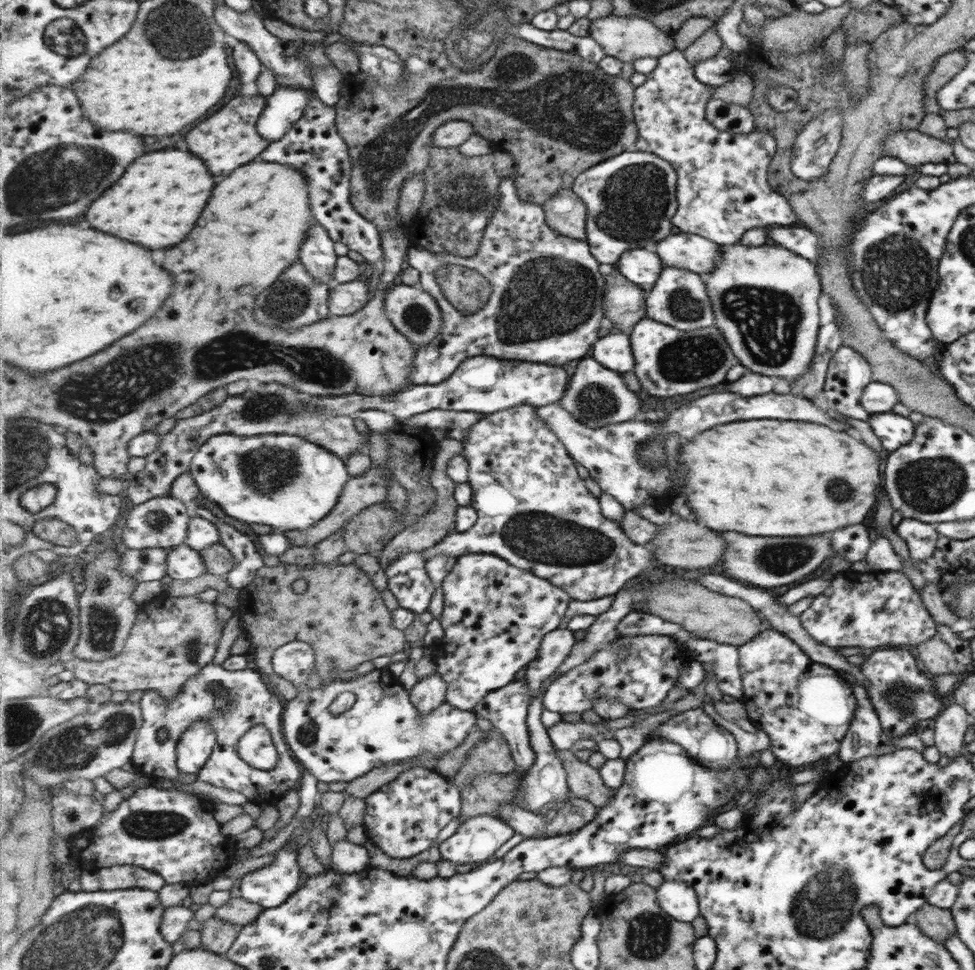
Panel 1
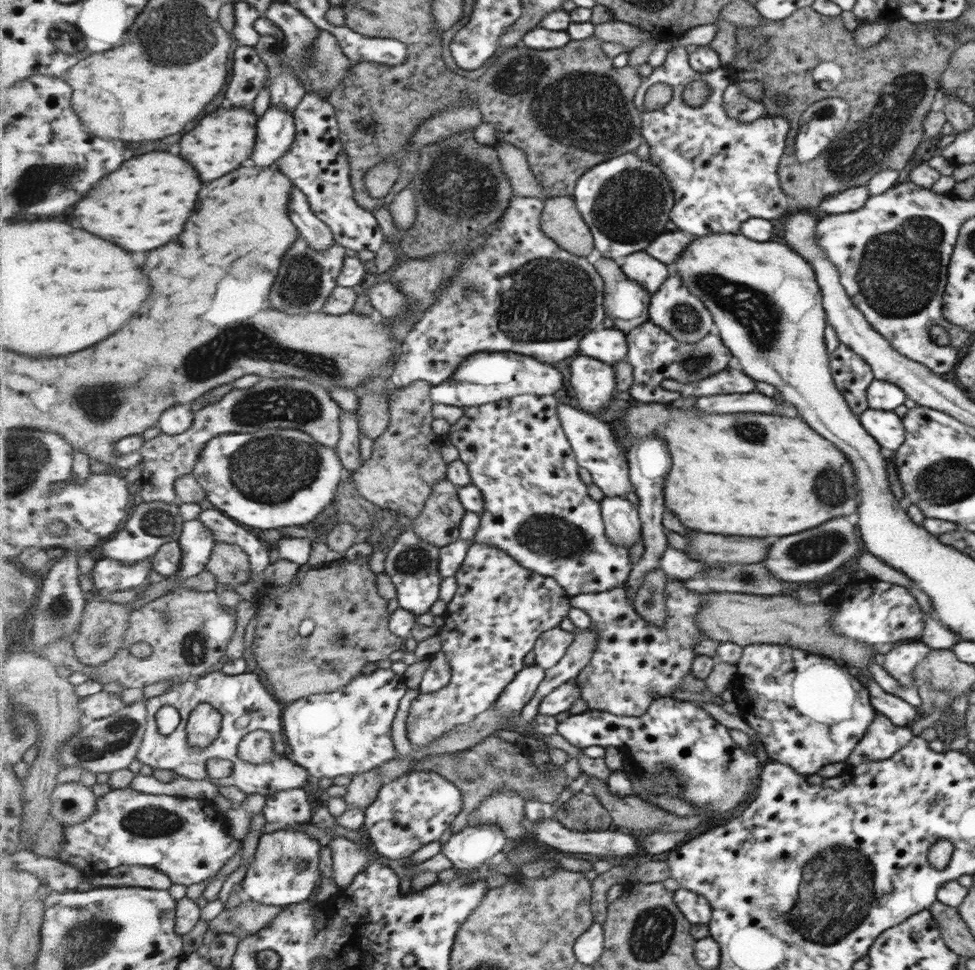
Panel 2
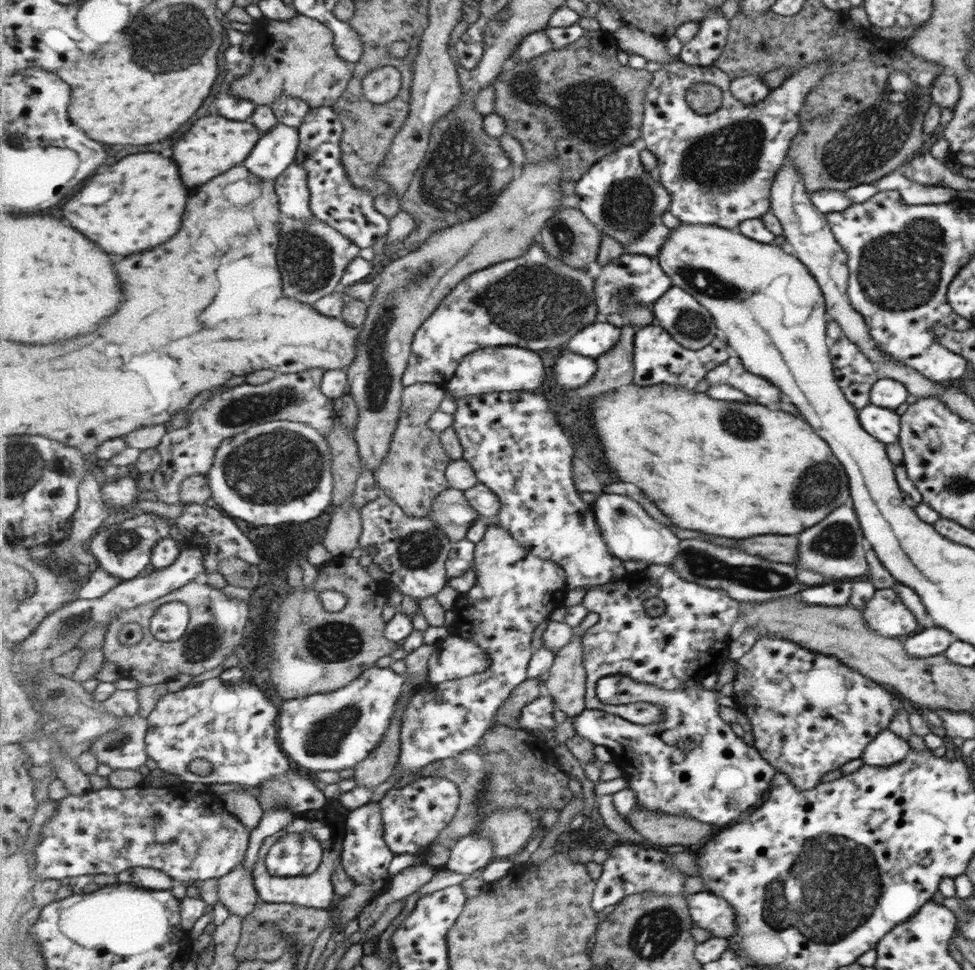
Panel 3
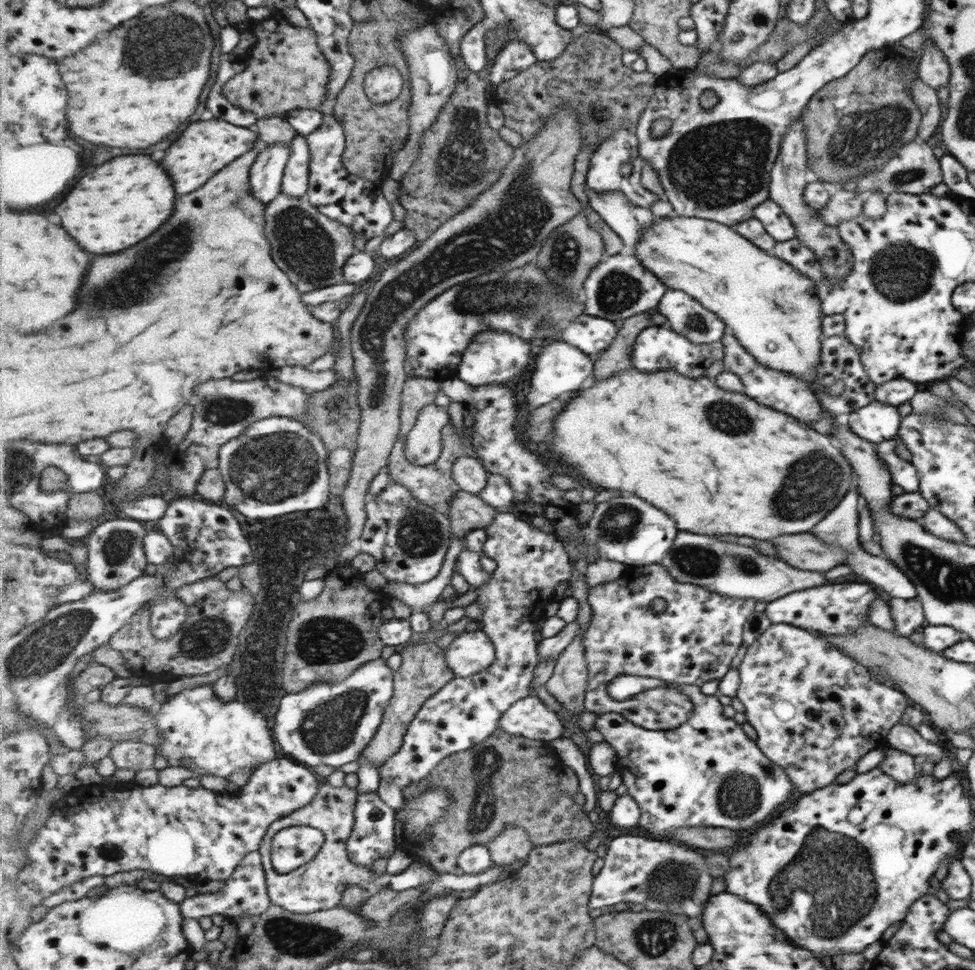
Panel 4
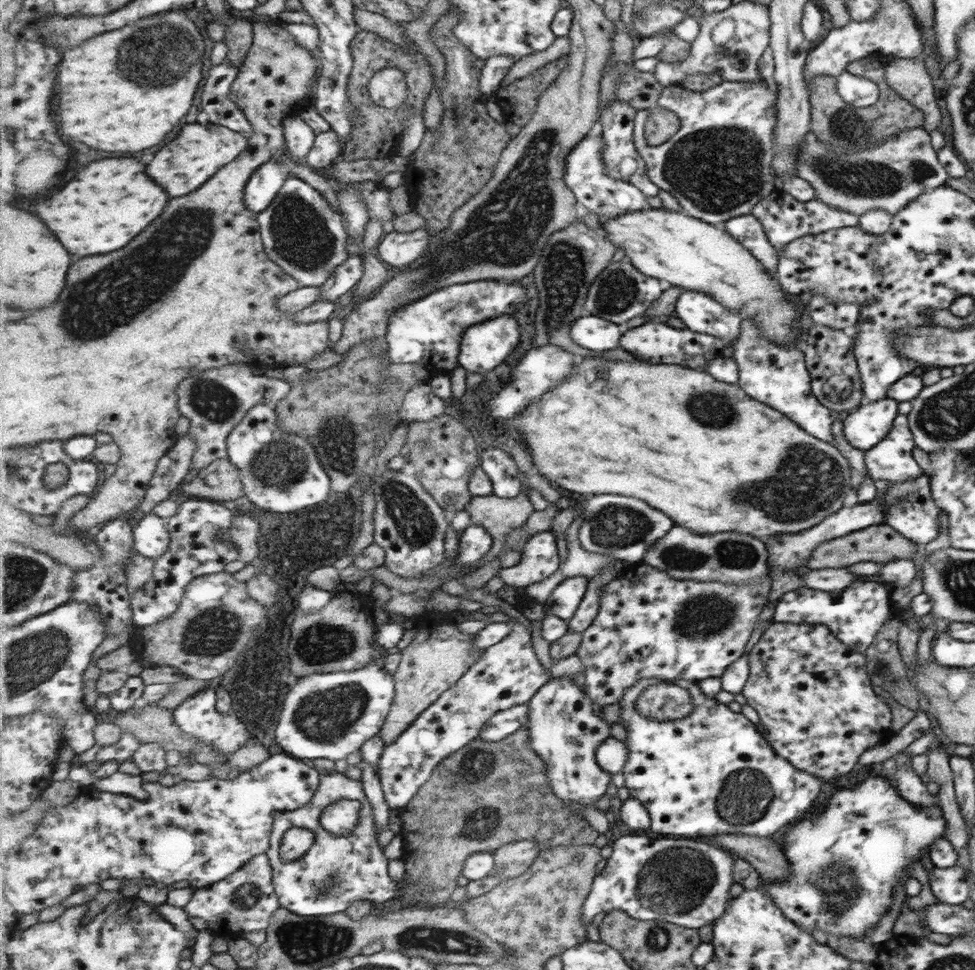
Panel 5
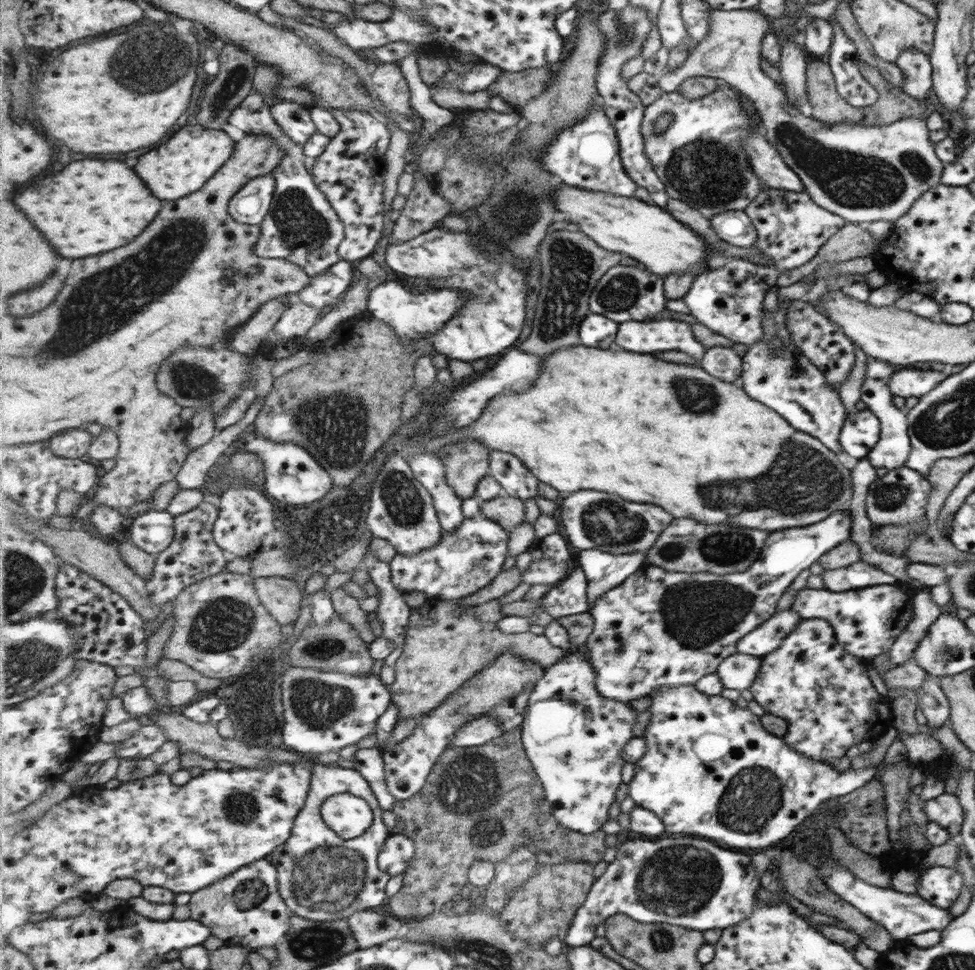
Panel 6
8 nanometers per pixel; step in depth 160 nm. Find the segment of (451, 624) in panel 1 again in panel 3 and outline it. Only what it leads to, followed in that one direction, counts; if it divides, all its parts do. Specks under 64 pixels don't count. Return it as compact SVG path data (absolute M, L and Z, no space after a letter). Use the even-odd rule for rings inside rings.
M489 522L485 537L475 546L472 568L476 570L477 582L464 596L459 595L455 600L450 615L457 614L457 620L453 622L455 626L450 626L450 634L476 642L488 654L490 665L485 672L431 685L411 696L402 720L402 753L397 766L402 770L402 776L405 773L421 771L435 761L453 758L484 742L485 736L495 724L497 712L515 688L529 679L528 666L534 655L531 646L533 632L543 622L547 620L550 622L551 614L559 606L566 606L568 574L564 567L554 560L530 554L525 547L521 547L517 539L513 538L511 532L500 524Z

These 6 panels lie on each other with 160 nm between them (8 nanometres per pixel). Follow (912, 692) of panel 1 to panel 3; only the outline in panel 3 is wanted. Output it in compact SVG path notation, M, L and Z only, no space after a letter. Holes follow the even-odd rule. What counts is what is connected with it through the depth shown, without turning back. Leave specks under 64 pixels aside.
M942 627L920 628L914 634L909 635L904 646L907 653L913 658L925 658L944 652L949 643L950 632Z

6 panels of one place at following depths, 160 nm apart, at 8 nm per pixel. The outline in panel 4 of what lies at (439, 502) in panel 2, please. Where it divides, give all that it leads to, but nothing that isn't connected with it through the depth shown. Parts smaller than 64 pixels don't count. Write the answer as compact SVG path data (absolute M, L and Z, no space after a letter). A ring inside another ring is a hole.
M460 490L452 498L448 517L452 523L452 534L464 539L475 529L485 529L496 520L500 512L496 506L491 506L479 495Z

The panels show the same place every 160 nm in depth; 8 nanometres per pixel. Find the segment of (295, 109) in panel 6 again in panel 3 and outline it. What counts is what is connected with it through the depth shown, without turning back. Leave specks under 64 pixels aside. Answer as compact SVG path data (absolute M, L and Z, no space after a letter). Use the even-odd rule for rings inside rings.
M294 162L283 174L276 179L276 191L280 195L280 209L297 220L314 218L310 202L312 194L308 185L308 171L298 162Z

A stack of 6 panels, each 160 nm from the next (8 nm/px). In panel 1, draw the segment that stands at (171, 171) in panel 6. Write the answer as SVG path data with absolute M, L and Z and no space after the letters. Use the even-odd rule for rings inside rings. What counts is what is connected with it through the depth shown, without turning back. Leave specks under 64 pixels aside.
M261 94L233 98L231 104L223 106L211 118L189 132L189 150L199 158L205 158L205 164L209 170L213 170L213 174L231 174L235 168L253 162L270 145L270 140L261 138L257 132L257 123L267 104L268 99Z

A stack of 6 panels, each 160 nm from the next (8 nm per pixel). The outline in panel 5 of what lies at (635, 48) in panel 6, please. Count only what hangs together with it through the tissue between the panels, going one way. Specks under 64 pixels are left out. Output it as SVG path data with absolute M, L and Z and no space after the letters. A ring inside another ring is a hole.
M615 98L611 104L608 104L602 111L600 118L603 126L604 141L607 145L604 146L604 162L608 165L608 176L611 178L617 178L630 182L642 190L647 196L658 196L661 187L657 186L657 183L653 182L649 178L648 171L646 170L645 159L641 156L641 153L637 150L636 141L634 138L634 130L636 128L636 116L638 110L635 106L631 106L628 102L623 99Z

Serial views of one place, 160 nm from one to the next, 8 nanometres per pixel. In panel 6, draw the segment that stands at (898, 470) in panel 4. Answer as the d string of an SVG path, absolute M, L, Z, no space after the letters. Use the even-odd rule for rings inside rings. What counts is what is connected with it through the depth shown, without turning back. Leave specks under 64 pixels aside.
M866 356L865 370L859 393L859 401L865 403L865 409L871 411L880 421L879 441L872 447L871 452L867 454L866 460L873 466L873 469L884 468L887 471L903 467L910 452L906 411L895 408L891 402L893 394L888 389L889 377L893 374L892 364Z

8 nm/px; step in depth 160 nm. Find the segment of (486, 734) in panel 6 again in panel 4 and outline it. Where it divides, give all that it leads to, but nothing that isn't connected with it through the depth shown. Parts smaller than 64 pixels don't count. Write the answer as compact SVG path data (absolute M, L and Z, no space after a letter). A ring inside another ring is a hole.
M529 695L517 701L501 717L499 730L501 729L507 733L547 743L568 736L560 717L543 704L543 700L537 695Z

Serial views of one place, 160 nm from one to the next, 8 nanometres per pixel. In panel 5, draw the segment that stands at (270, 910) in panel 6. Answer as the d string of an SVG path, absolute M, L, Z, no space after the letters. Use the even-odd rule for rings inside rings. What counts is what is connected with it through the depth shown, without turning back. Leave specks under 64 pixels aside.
M263 853L248 860L235 874L231 874L225 880L221 880L221 882L207 888L196 889L191 902L184 907L184 910L189 914L189 917L205 920L207 929L211 930L213 934L227 938L227 936L245 937L244 934L247 931L267 930L273 916L275 916L275 912L281 908L279 897L277 897L273 885L273 867L268 854Z

